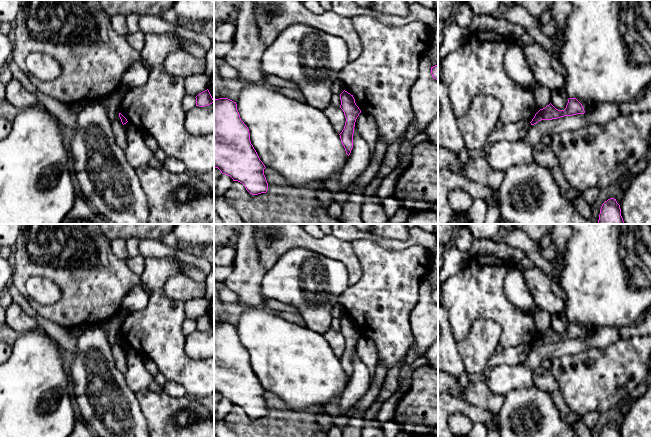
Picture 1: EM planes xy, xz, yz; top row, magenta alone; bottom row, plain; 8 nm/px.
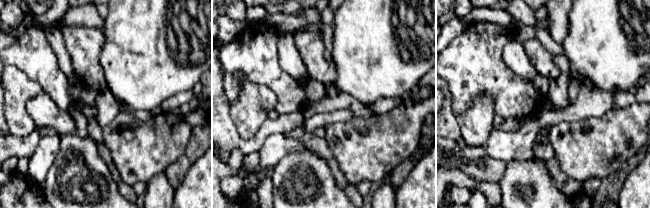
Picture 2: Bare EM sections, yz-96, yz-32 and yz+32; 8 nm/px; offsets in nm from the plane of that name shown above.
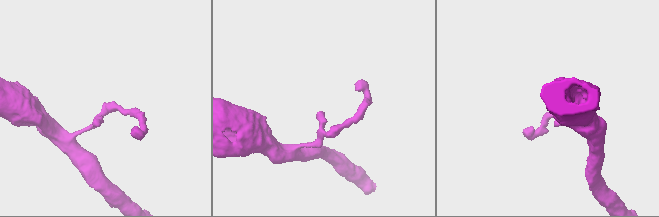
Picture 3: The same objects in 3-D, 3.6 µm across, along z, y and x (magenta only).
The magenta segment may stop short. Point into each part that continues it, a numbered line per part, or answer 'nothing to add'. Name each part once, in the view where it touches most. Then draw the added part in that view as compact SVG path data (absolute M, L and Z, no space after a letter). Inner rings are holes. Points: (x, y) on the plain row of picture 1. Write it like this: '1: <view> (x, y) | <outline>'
nothing to add

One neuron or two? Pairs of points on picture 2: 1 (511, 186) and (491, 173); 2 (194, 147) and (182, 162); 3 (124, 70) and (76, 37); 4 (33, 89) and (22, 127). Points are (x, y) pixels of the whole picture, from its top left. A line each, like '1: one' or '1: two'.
1: two
2: one
3: two
4: one

